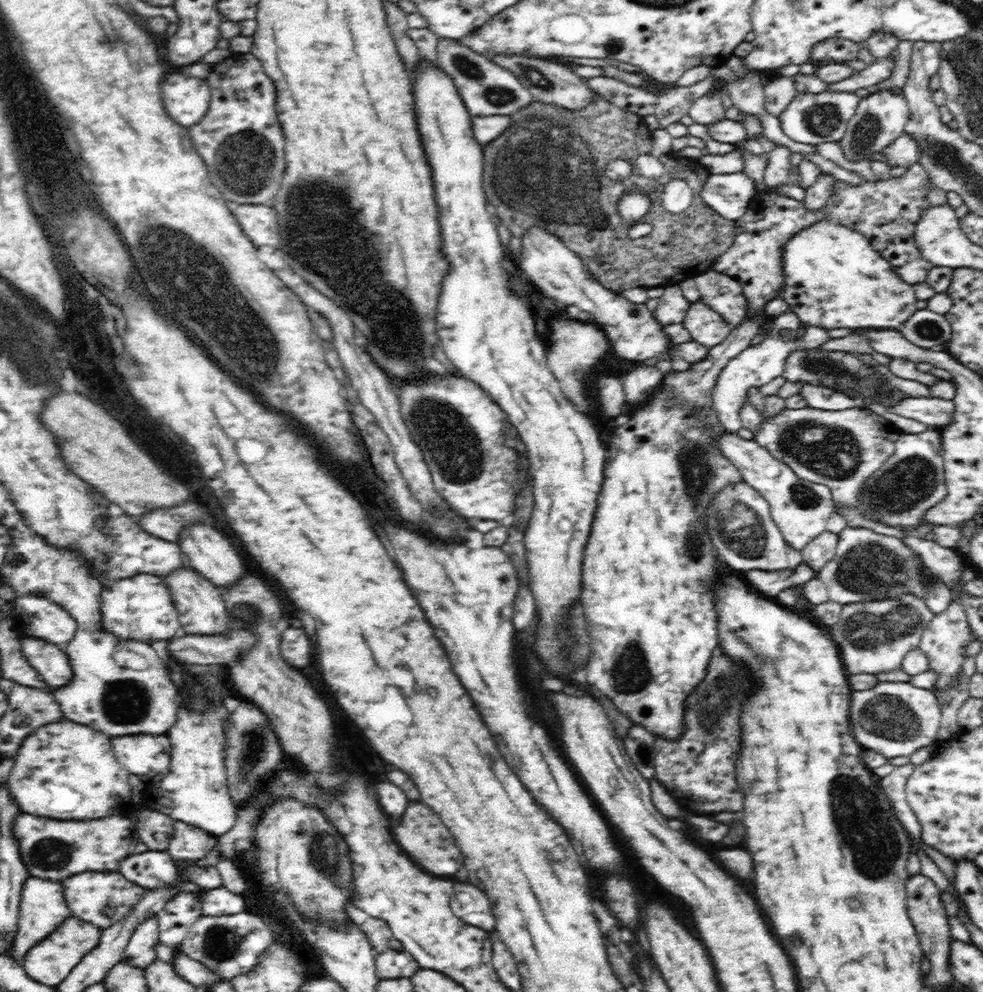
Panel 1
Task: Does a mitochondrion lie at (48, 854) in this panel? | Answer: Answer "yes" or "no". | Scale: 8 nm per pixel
yes

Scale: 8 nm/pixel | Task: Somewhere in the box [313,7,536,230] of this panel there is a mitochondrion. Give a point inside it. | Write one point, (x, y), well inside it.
(495, 94)

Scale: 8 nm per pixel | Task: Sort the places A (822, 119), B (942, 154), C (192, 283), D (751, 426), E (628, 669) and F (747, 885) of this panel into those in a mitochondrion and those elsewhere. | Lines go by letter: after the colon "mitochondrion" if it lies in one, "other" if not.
A: mitochondrion
B: mitochondrion
C: mitochondrion
D: other
E: mitochondrion
F: other

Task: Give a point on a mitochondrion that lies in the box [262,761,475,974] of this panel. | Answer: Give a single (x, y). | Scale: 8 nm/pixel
(325, 853)

